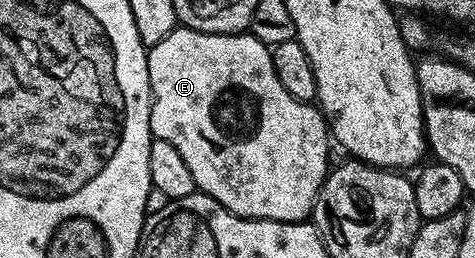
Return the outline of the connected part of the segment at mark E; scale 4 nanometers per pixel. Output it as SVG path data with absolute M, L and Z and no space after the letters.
M180 25L170 32L165 39L158 41L148 51L148 76L152 86L152 116L150 125L153 136L162 141L170 141L178 153L182 153L182 161L186 161L190 173L194 177L197 188L203 194L214 197L230 213L241 215L244 219L273 219L283 223L298 223L307 220L312 214L312 206L324 179L328 176L328 143L330 132L328 120L319 106L303 103L301 99L290 97L282 81L278 81L278 73L274 73L272 52L262 41L258 41L251 33L237 33L234 35L211 35L205 31L192 31L189 27Z

